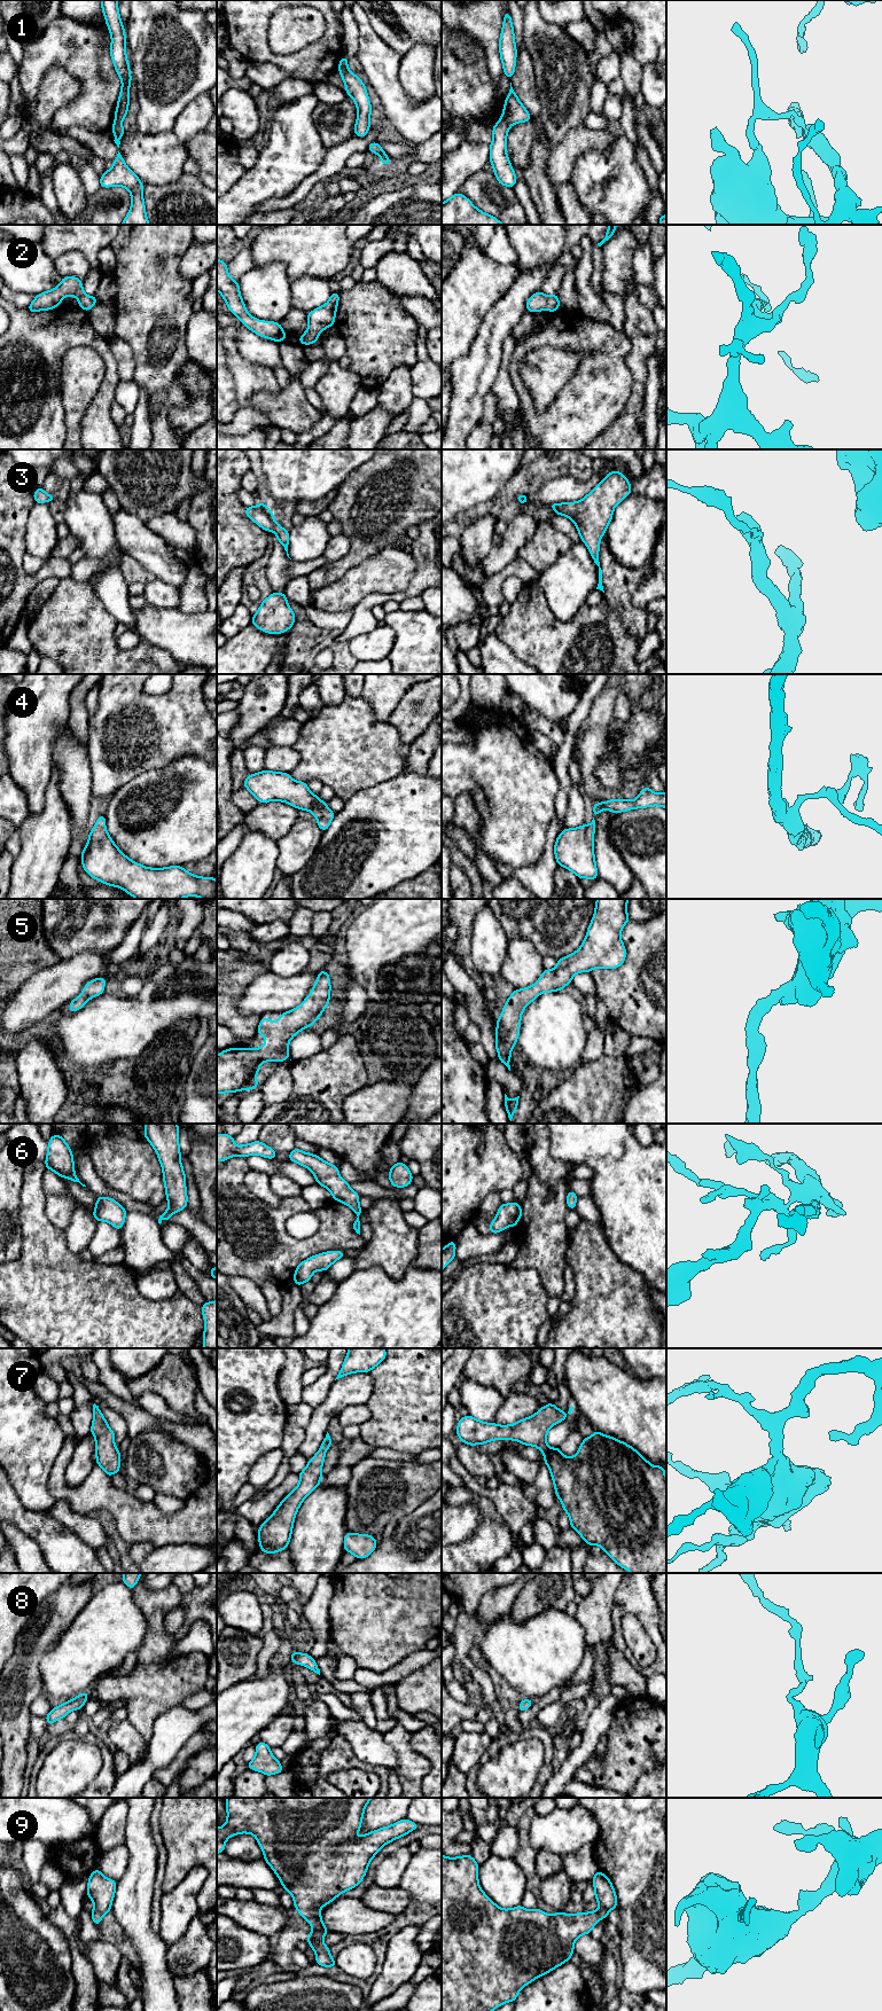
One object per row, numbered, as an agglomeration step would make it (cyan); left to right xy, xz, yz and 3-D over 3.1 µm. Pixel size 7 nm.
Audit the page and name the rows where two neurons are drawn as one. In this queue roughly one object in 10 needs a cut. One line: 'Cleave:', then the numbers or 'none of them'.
Cleave: 1

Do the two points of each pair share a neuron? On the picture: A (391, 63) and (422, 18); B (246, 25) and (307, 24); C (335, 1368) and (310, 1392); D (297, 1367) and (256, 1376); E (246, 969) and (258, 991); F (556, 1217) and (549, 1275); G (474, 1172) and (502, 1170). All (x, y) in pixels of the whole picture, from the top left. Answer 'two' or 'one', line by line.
A: two
B: two
C: one
D: two
E: two
F: one
G: one

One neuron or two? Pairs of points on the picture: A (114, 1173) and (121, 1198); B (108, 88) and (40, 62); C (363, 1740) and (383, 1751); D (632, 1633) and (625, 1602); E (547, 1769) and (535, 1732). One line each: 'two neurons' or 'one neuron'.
A: two neurons
B: one neuron
C: one neuron
D: two neurons
E: one neuron

